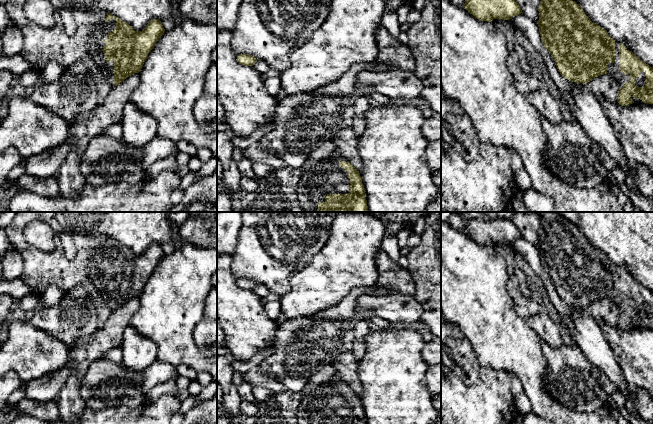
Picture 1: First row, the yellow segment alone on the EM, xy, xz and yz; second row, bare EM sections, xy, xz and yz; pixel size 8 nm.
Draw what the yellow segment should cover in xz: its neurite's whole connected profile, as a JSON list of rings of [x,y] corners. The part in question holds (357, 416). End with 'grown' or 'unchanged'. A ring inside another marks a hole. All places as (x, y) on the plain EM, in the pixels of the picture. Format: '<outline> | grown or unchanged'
[[[338,375],[301,401],[297,424],[366,424],[359,395]]] | grown

